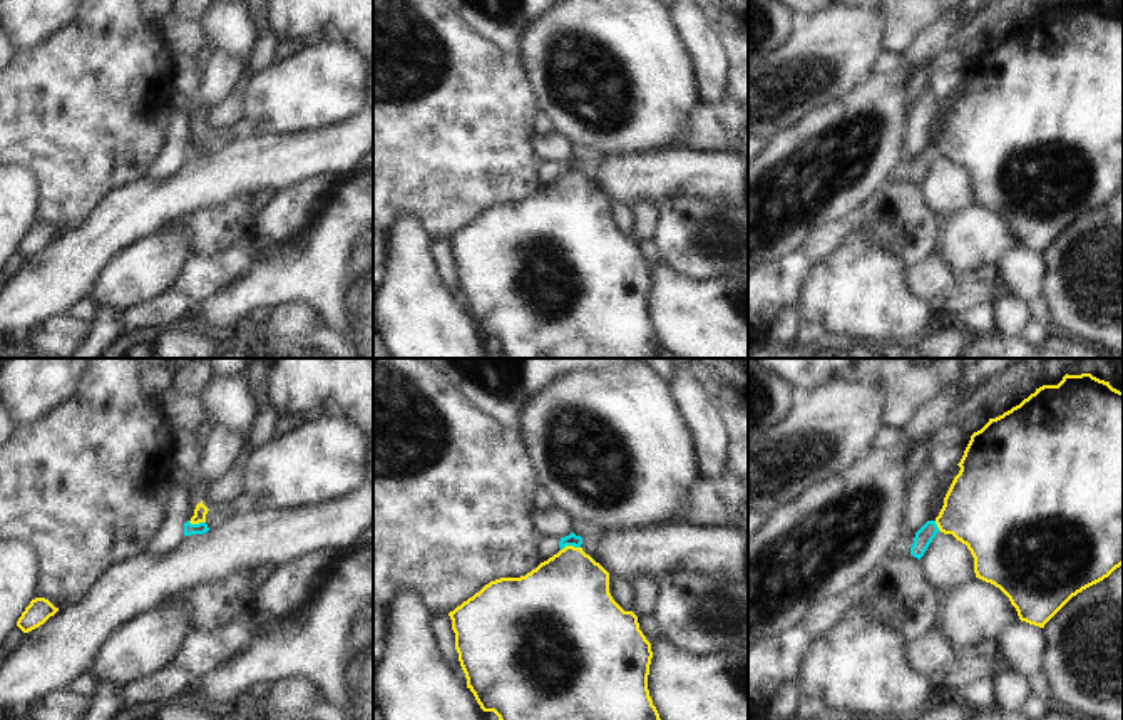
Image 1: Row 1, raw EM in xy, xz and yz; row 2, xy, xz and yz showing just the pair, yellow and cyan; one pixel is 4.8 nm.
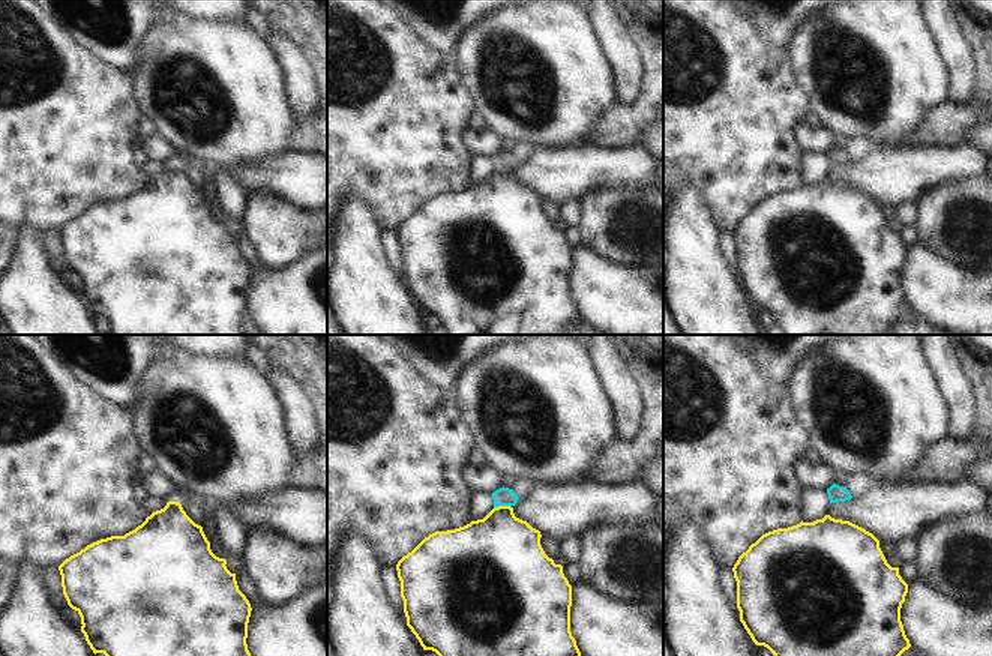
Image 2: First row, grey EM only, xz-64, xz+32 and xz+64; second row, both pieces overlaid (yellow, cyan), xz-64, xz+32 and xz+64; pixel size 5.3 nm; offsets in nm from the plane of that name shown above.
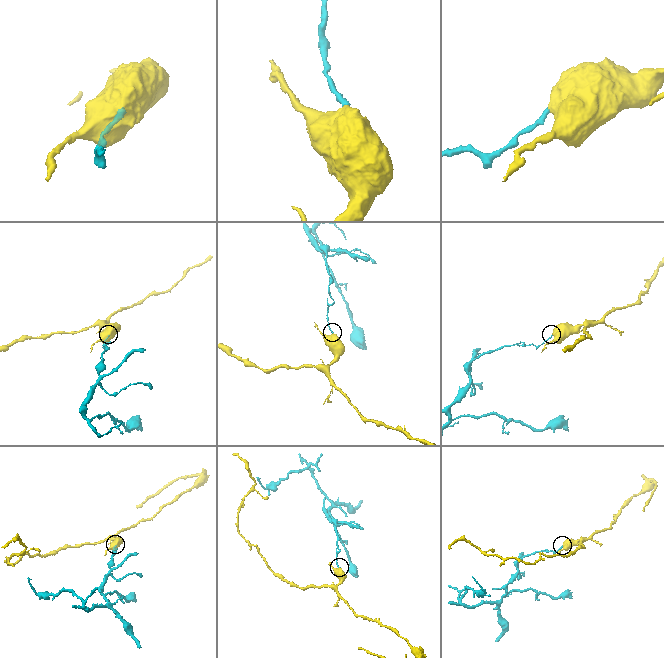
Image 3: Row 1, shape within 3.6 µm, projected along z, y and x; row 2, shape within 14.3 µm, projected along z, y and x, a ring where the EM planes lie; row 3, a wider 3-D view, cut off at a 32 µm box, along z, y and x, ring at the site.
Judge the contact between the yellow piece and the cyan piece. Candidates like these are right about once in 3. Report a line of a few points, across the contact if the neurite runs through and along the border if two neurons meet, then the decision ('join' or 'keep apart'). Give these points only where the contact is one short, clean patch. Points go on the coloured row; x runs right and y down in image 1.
xz (579, 546), (564, 546), (561, 550) | keep apart

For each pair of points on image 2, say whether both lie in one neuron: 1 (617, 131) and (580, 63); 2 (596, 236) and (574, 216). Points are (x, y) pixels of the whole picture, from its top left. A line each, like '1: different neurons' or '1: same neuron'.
1: different neurons
2: different neurons

